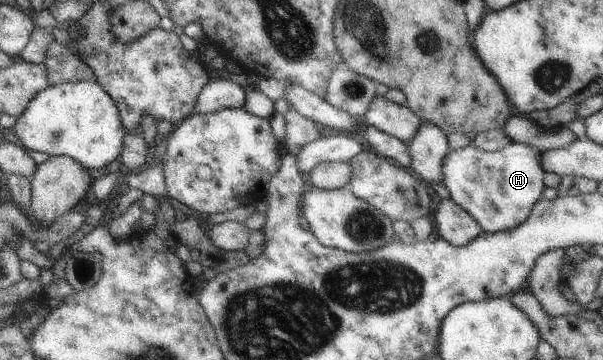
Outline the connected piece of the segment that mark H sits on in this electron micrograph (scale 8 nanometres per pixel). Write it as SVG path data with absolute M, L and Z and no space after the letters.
M473 143L450 151L443 158L443 180L449 191L450 198L461 208L464 208L481 226L482 230L489 233L501 230L511 230L525 222L535 203L541 199L544 183L544 170L541 166L541 153L545 150L533 148L525 143L509 143L498 151L485 151Z

